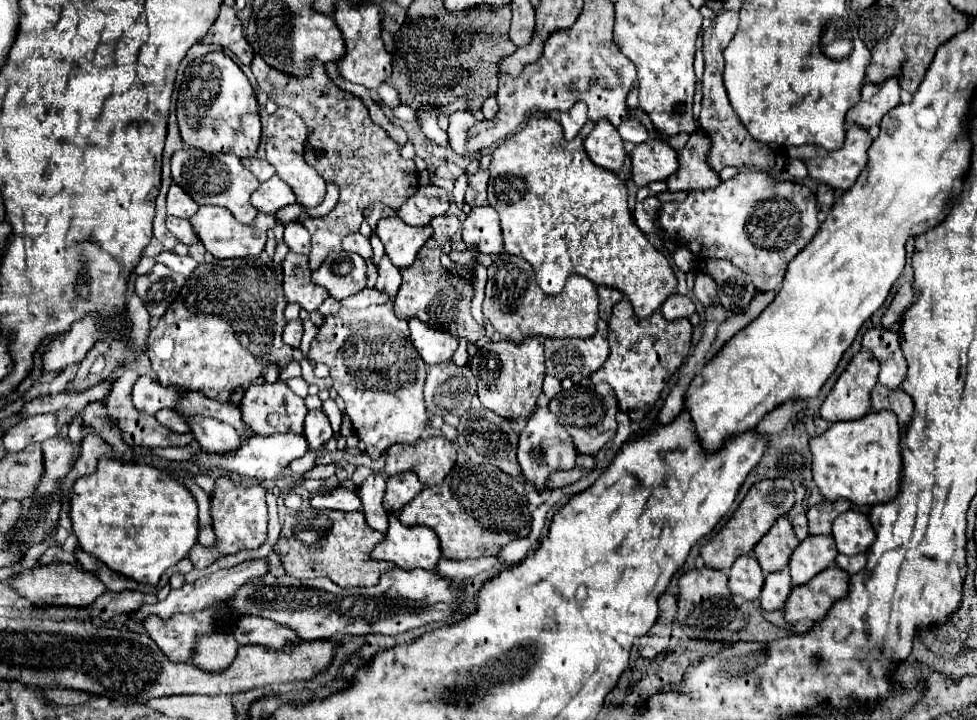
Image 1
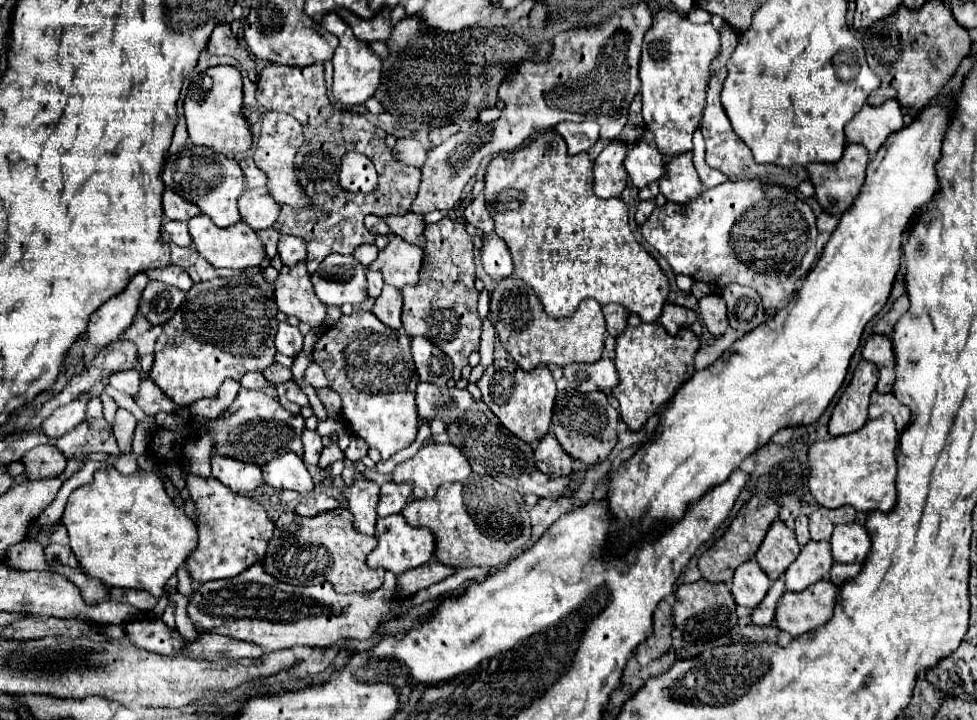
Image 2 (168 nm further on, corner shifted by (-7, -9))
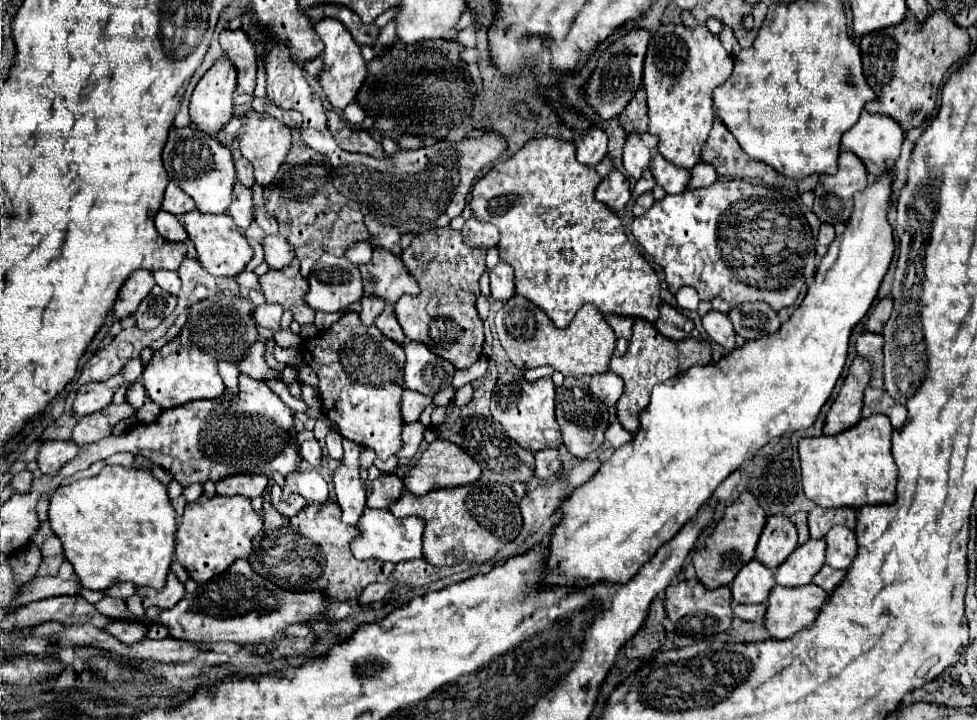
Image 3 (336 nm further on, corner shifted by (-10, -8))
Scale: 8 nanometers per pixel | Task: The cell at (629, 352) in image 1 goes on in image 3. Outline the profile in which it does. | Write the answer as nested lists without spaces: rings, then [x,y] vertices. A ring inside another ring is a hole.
[[[634,319],[634,335],[630,339],[626,353],[620,359],[610,361],[610,369],[624,379],[624,393],[616,403],[616,413],[622,427],[628,431],[638,431],[640,427],[638,415],[644,411],[646,403],[650,401],[650,391],[654,385],[664,383],[666,379],[670,379],[670,375],[678,375],[694,365],[706,365],[706,363],[710,363],[708,341],[698,341],[694,337],[672,341],[660,335],[660,331],[656,331],[656,327],[650,321]]]

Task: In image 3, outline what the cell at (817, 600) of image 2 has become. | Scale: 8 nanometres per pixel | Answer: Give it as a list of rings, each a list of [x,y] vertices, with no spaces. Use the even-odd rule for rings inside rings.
[[[814,583],[794,589],[776,585],[768,599],[766,629],[774,639],[788,639],[796,635],[814,623],[826,599],[828,593]]]

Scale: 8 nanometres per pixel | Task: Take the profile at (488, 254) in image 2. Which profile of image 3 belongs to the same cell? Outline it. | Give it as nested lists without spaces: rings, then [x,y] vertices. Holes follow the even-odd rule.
[[[500,263],[490,271],[490,295],[494,299],[506,301],[514,295],[514,269],[510,263]]]

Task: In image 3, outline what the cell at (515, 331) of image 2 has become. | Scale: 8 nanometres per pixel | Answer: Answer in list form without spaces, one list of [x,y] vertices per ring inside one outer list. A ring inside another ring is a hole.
[[[512,295],[496,313],[496,335],[508,353],[510,361],[526,371],[540,365],[550,365],[566,377],[590,377],[604,373],[616,347],[616,335],[610,331],[604,315],[594,305],[582,305],[566,329],[558,329],[548,315],[544,315],[526,297]]]

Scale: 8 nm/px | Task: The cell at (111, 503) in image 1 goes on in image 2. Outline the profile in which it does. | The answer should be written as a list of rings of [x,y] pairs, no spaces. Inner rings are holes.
[[[101,468],[93,484],[79,486],[71,492],[61,522],[67,528],[71,550],[85,576],[97,578],[111,588],[117,586],[147,590],[157,598],[163,594],[165,582],[177,572],[177,568],[185,566],[185,558],[195,550],[197,544],[195,522],[173,504],[173,500],[165,492],[161,478],[145,470],[123,476],[115,468]]]

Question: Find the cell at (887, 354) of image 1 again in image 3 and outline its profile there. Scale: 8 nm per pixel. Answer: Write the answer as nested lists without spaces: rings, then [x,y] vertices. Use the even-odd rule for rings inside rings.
[[[862,333],[856,339],[858,355],[862,355],[872,365],[870,387],[876,387],[876,389],[884,387],[884,379],[882,379],[882,375],[884,375],[882,347],[884,347],[884,339],[882,339],[882,335],[876,335],[876,333]]]

